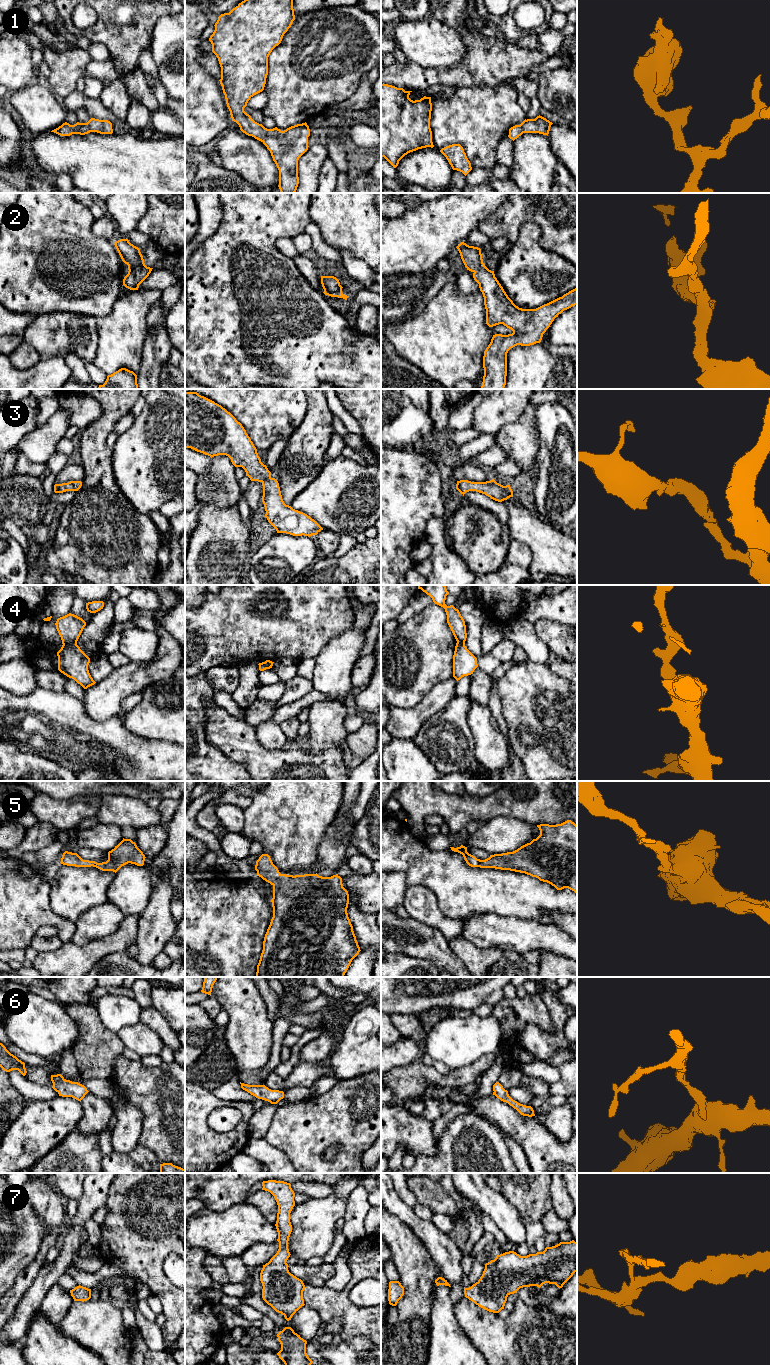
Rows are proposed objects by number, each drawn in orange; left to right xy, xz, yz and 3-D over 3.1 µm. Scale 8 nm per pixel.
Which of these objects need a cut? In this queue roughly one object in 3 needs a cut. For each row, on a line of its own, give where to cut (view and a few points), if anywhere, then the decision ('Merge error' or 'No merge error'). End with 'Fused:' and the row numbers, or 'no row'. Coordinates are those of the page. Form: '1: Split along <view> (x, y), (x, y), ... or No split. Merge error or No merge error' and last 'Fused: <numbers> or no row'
1: No split. No merge error
2: No split. No merge error
3: No split. No merge error
4: Split along xy (76, 642), (63, 644). Merge error
5: No split. No merge error
6: No split. No merge error
7: No split. No merge error
Fused: 4

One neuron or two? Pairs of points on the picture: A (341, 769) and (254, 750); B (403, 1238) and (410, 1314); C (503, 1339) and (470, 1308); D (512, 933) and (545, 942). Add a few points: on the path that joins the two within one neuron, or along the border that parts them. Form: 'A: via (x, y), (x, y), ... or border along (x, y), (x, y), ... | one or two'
A: via (319, 769), (306, 769), (297, 761), (276, 759) | one
B: via (411, 1257), (412, 1295) | one
C: via (494, 1335), (476, 1317) | one
D: via (520, 935), (537, 936) | one

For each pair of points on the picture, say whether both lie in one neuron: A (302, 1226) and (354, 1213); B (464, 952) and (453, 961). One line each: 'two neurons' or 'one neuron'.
A: two neurons
B: two neurons

